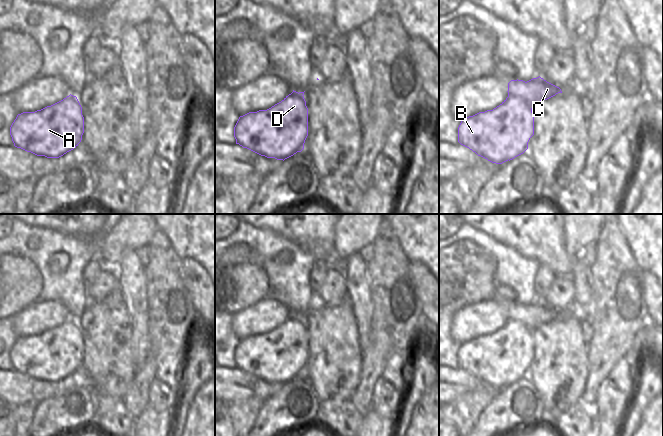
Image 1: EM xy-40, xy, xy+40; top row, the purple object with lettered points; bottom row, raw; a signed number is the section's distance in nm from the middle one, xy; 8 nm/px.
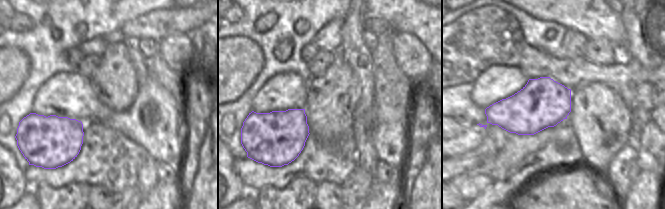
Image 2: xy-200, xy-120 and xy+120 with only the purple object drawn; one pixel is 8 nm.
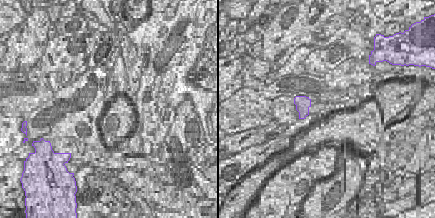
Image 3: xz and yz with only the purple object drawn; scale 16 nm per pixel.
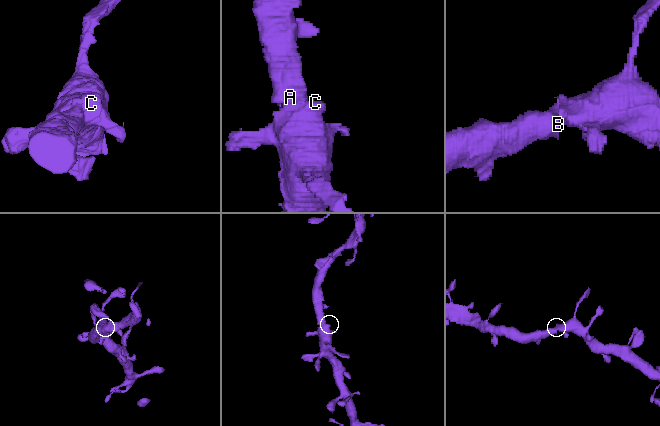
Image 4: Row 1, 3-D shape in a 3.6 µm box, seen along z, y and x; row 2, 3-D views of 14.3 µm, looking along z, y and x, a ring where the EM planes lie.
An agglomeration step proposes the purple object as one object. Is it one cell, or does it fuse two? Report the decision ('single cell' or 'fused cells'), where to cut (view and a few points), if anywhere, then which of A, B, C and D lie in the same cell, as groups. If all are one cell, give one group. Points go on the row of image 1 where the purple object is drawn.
single cell; cut none; groups A B C D

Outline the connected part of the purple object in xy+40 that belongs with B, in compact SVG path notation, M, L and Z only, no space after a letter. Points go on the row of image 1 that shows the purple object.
M540 76L527 82L511 80L508 97L493 110L463 119L458 142L488 161L502 164L523 154L534 135L532 108L561 89Z

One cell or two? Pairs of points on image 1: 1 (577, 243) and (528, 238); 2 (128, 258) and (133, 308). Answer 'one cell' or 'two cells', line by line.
1: two cells
2: one cell

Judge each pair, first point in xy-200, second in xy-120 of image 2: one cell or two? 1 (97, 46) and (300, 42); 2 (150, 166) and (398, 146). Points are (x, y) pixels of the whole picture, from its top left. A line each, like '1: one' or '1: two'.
1: two
2: two

